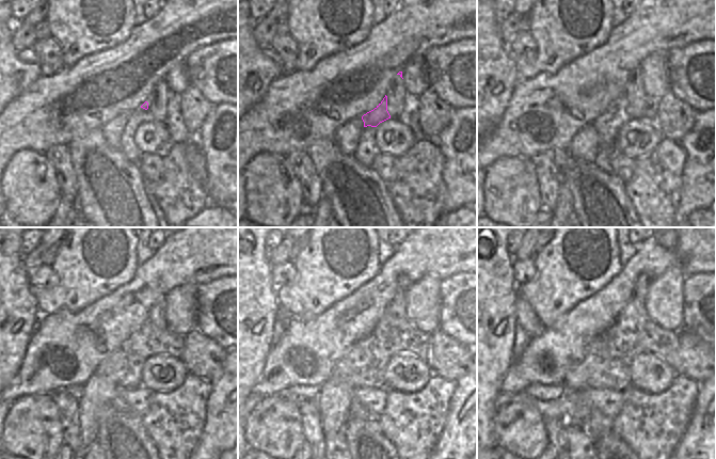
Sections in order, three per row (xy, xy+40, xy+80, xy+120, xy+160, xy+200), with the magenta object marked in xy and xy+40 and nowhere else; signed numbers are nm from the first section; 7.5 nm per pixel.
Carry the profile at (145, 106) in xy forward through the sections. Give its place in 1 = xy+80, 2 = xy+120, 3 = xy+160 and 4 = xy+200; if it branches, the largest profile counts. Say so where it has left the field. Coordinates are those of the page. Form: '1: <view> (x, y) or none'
1: xy+80 (607, 124)
2: xy+120 (124, 366)
3: xy+160 (364, 365)
4: xy+200 (606, 363)

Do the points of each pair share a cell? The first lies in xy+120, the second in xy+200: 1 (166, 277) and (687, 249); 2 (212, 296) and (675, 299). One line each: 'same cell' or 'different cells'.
1: same cell
2: different cells

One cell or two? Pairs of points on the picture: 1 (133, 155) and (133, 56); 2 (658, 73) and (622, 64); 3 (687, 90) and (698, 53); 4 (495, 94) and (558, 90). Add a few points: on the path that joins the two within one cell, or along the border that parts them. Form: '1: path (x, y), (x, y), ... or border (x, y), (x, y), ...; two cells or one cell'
1: border (140, 106), (129, 112); two cells
2: border (662, 51), (651, 52), (639, 65); two cells
3: path (687, 80), (686, 65), (688, 60); one cell
4: border (520, 78), (500, 115); two cells

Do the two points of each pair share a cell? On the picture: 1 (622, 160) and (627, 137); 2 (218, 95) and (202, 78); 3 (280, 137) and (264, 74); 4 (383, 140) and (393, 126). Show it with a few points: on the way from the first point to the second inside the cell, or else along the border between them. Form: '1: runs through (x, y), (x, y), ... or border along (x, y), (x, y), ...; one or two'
1: border along (618, 149), (634, 159); two
2: runs through (215, 91), (206, 82); one
3: border along (281, 74), (270, 83), (264, 96), (251, 107); two
4: runs through (386, 137), (391, 129); one

